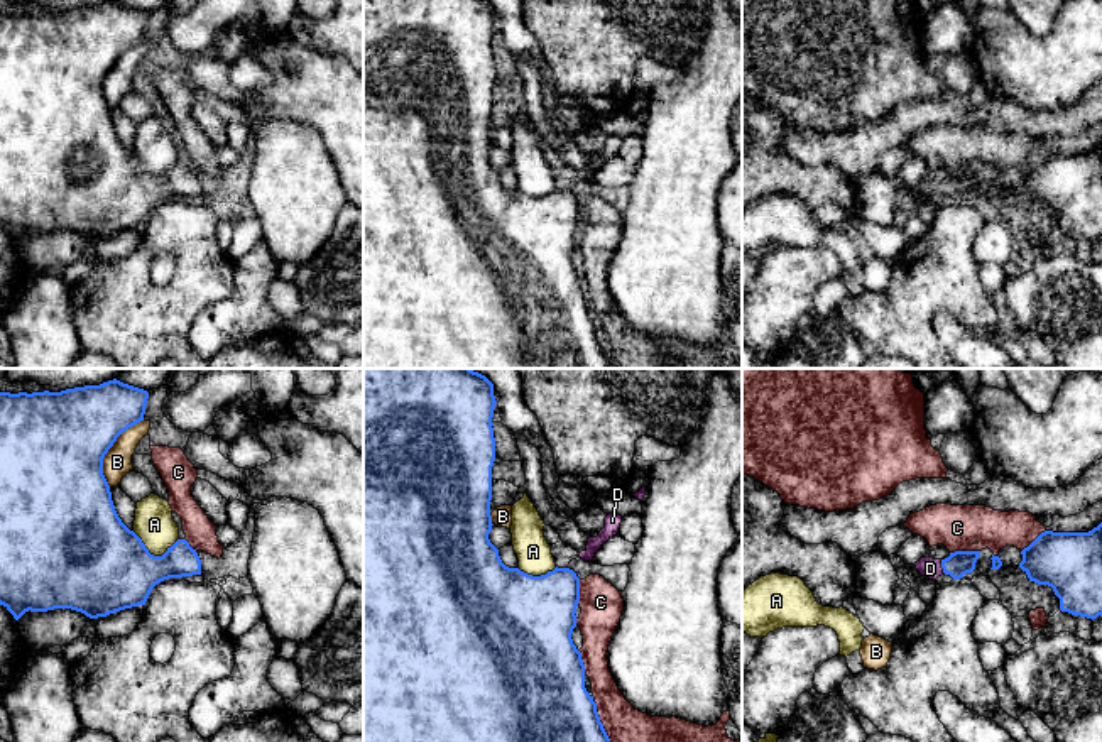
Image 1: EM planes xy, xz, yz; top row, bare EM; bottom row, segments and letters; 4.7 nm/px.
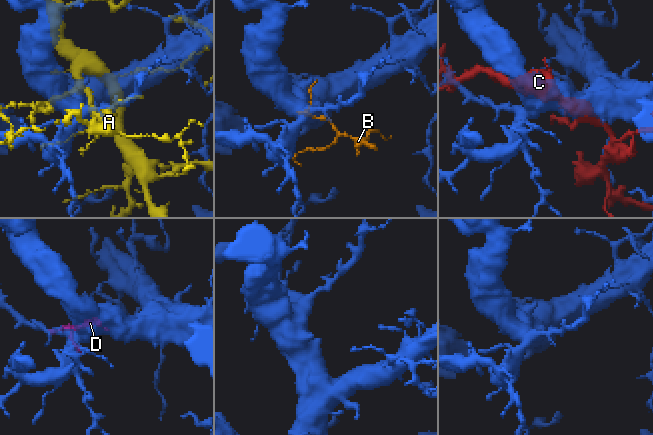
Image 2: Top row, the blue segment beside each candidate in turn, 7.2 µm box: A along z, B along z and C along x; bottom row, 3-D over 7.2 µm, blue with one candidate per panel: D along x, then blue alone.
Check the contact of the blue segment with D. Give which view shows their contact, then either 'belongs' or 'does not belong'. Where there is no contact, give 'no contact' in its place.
yz | belongs

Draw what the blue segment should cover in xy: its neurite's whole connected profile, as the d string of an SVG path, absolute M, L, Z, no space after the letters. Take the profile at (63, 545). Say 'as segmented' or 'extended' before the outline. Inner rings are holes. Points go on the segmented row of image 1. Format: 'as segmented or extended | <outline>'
as segmented | M117 379L100 385L74 387L61 392L0 392L0 605L3 605L15 620L29 610L47 612L54 608L71 608L90 619L106 617L125 608L145 605L152 588L164 580L201 575L201 559L186 539L177 539L162 556L149 553L142 539L118 517L110 485L103 475L105 455L123 431L144 421L147 399L147 390Z

